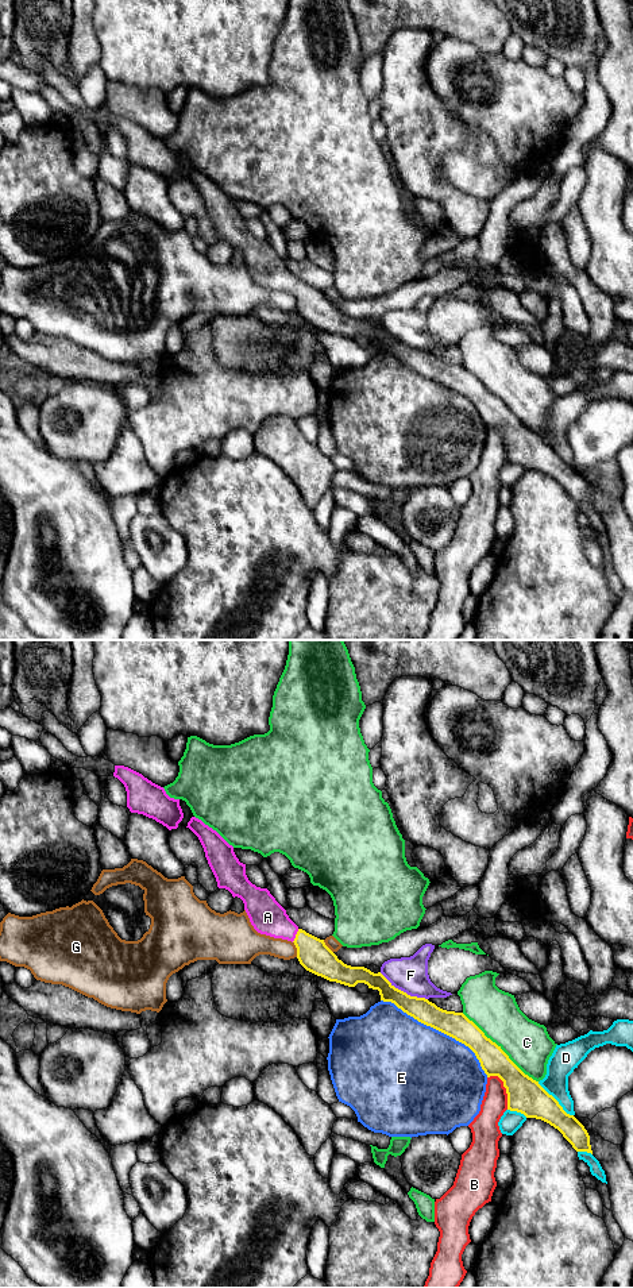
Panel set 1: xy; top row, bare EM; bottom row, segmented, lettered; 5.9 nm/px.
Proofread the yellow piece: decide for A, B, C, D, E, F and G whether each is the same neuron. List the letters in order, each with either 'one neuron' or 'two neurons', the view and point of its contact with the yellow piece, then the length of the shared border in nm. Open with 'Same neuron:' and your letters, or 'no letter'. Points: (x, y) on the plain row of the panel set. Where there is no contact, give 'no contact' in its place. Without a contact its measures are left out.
Same neuron: A
A: one neuron; meets yellow in xy at (296, 288); contact 90 nm long
B: two neurons; meets yellow in xy at (505, 439); contact 240 nm long
C: two neurons; meets yellow in xy at (500, 400); contact 600 nm long
D: two neurons; meets yellow in xy at (556, 452); contact 300 nm long
E: two neurons; meets yellow in xy at (439, 382); contact 800 nm long
F: two neurons; meets yellow in xy at (402, 343); contact 340 nm long
G: two neurons; meets yellow in xy at (297, 301); contact 100 nm long

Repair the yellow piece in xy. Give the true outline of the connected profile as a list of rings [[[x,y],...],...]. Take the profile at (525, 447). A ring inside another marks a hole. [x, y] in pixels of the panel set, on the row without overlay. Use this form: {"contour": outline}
{"contour": [[[196,169],[190,170],[186,180],[198,189],[217,239],[243,252],[250,274],[258,285],[292,293],[297,300],[297,311],[306,323],[348,339],[364,335],[379,343],[381,352],[394,355],[418,374],[464,396],[475,405],[487,429],[498,428],[503,433],[507,462],[549,475],[576,504],[593,506],[584,478],[567,466],[539,433],[525,427],[501,398],[487,390],[463,365],[447,363],[425,350],[410,348],[395,340],[381,324],[344,316],[324,292],[300,281],[267,240],[256,239],[248,232],[246,216],[239,213],[233,198],[216,182]]]}

